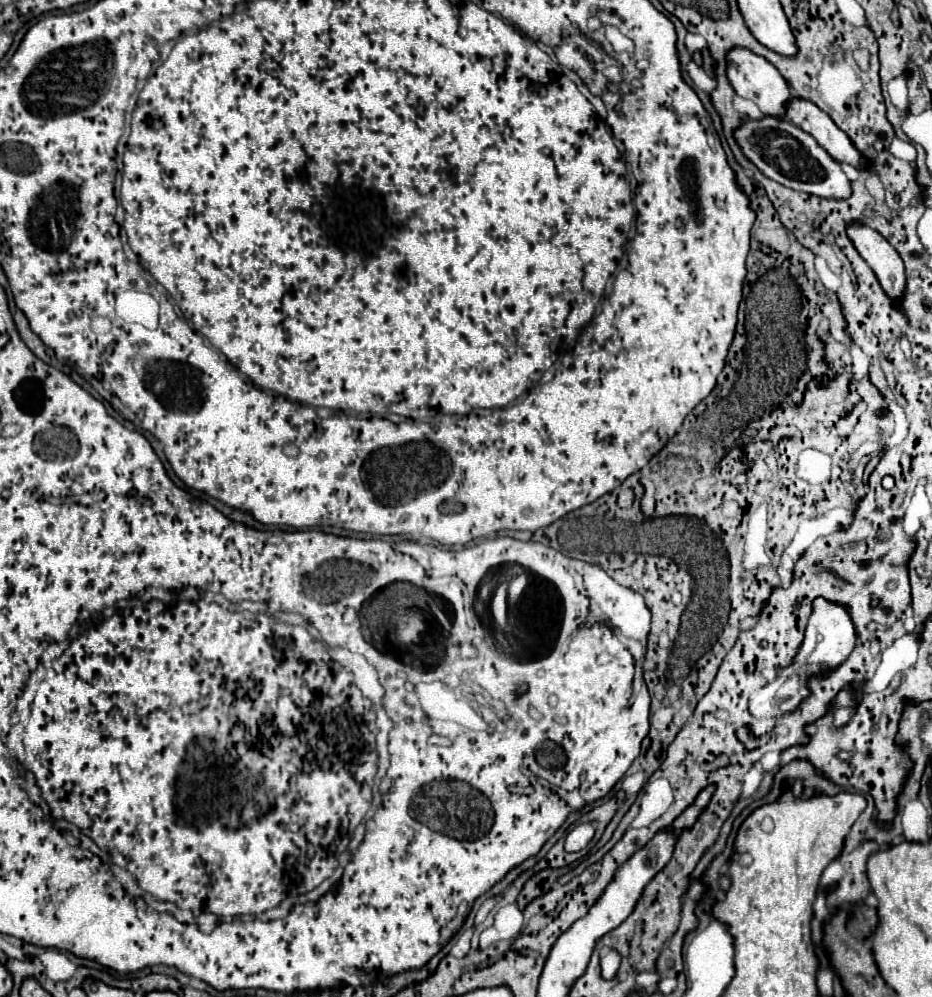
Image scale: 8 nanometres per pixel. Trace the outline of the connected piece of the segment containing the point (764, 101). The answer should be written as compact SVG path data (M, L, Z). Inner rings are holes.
M733 47L727 51L727 79L735 93L743 99L749 99L757 103L757 107L763 111L763 115L775 115L785 119L785 103L791 99L789 85L783 79L783 75L761 55L755 55L753 51L745 47Z

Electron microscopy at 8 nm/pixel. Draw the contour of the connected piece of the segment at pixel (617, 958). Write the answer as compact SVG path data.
M609 951L601 957L601 973L605 979L613 979L621 963L621 955L617 951Z

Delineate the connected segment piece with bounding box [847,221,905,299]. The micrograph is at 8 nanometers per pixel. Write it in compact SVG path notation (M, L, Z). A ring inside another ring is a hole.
M853 221L847 227L847 237L851 239L857 253L875 271L885 293L891 299L899 299L905 289L905 269L899 253L891 247L891 243L879 231L859 221Z

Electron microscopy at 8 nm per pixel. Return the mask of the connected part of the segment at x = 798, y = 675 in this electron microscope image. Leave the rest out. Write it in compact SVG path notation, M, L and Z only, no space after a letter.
M815 597L813 611L811 611L811 617L809 617L809 625L807 625L807 631L805 631L805 639L799 647L795 661L789 667L781 669L777 673L775 681L765 685L759 693L755 693L749 699L751 715L753 717L779 717L779 715L795 711L799 701L809 695L809 691L805 687L807 677L813 675L813 673L837 667L839 663L843 663L843 659L847 659L851 655L853 647L855 647L855 625L851 621L847 605L827 601L823 597Z

